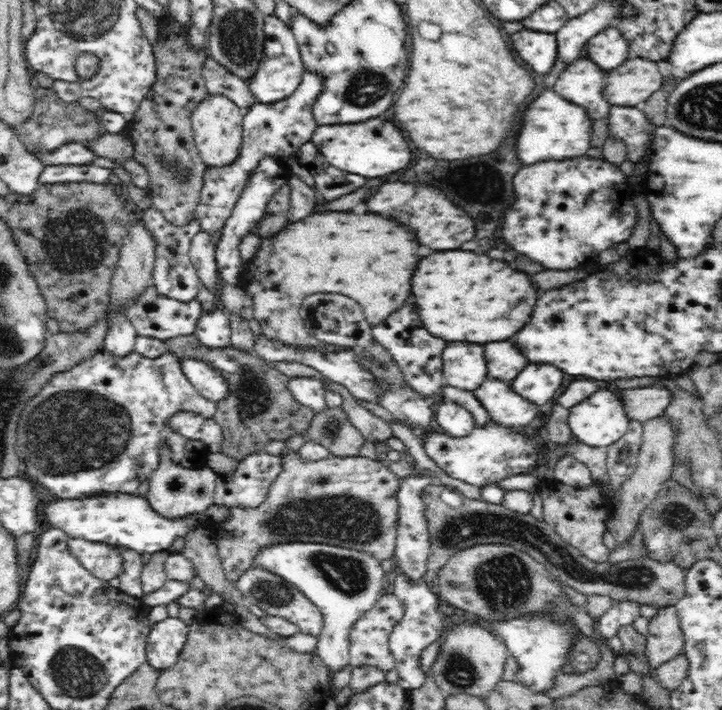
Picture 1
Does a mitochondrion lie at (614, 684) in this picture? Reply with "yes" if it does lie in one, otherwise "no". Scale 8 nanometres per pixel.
no

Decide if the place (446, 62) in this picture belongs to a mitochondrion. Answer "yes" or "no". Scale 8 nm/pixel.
no

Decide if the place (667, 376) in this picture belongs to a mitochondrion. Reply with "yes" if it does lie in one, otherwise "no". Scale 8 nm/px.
no

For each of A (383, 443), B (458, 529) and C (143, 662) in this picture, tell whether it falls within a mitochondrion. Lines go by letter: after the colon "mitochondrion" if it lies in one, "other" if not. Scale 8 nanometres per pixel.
A: other
B: mitochondrion
C: other

